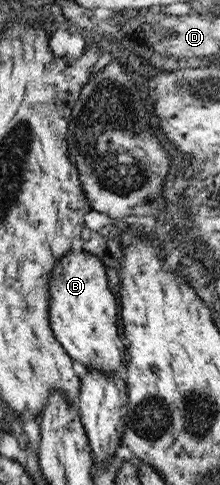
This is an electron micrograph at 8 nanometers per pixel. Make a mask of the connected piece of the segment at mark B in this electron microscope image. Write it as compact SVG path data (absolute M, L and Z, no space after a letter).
M71 249L52 269L48 284L50 327L71 359L91 371L123 376L127 348L119 340L117 300L107 282L105 268L95 255Z

